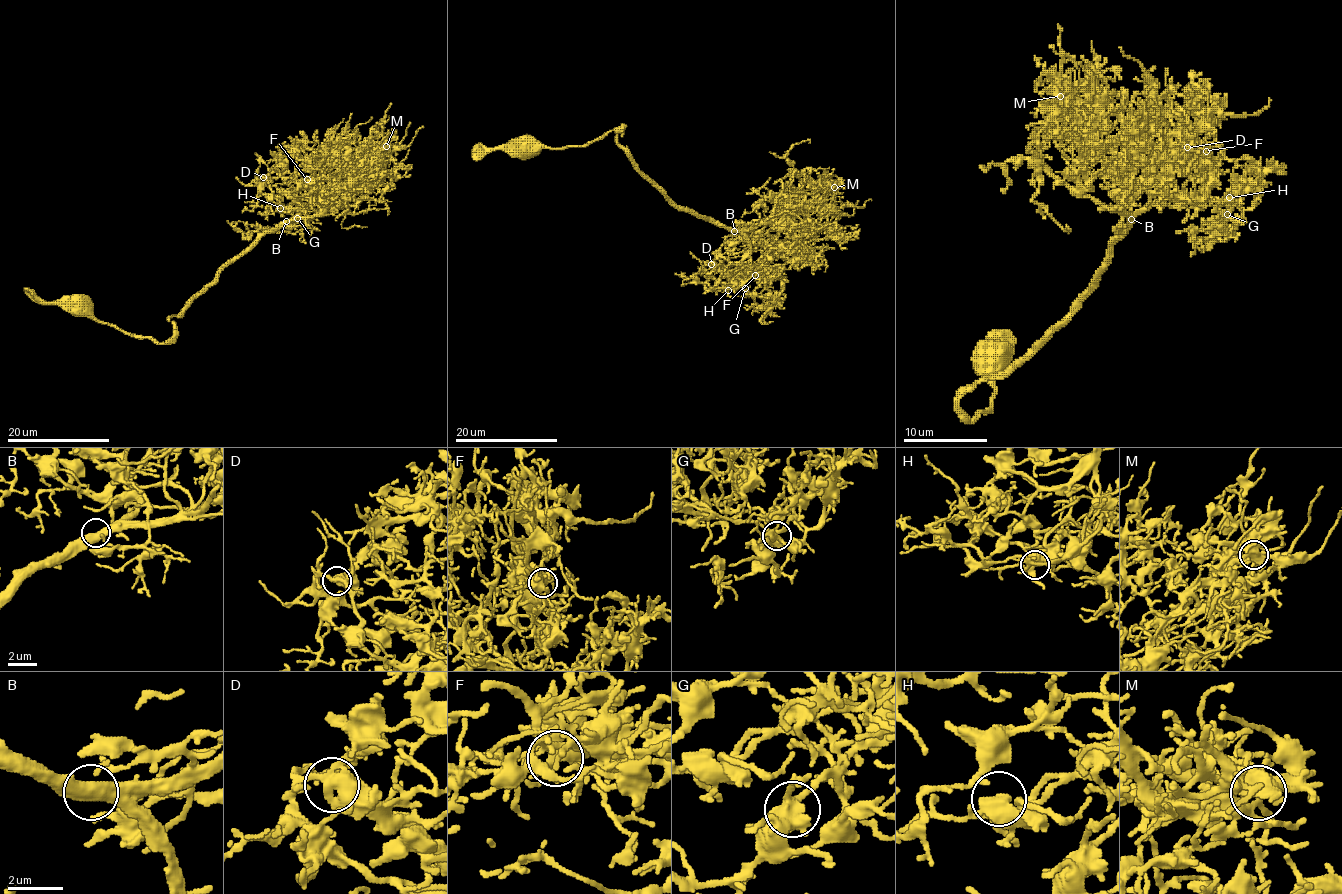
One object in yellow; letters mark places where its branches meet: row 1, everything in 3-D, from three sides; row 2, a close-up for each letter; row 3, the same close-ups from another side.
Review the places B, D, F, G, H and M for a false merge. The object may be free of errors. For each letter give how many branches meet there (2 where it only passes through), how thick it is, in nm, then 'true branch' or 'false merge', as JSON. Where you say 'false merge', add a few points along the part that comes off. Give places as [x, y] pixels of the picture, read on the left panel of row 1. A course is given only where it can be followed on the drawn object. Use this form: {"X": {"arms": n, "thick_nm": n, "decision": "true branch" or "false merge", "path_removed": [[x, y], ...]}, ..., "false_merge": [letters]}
{"B": {"arms": 3, "thick_nm": 480, "decision": "true branch"}, "D": {"arms": 3, "thick_nm": 480, "decision": "true branch"}, "F": {"arms": 3, "thick_nm": 420, "decision": "true branch"}, "G": {"arms": 3, "thick_nm": 500, "decision": "true branch"}, "H": {"arms": 3, "thick_nm": 480, "decision": "true branch"}, "M": {"arms": 3, "thick_nm": 460, "decision": "true branch"}, "false_merge": []}

